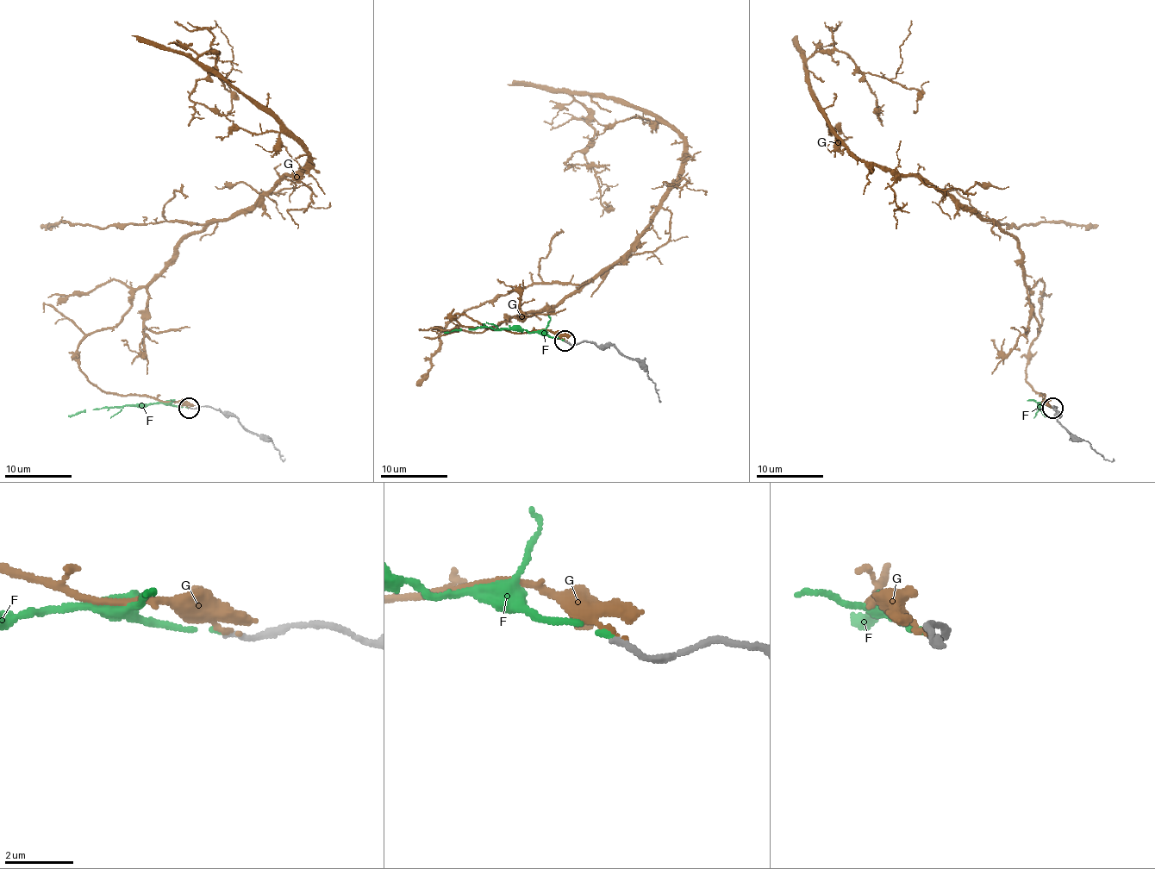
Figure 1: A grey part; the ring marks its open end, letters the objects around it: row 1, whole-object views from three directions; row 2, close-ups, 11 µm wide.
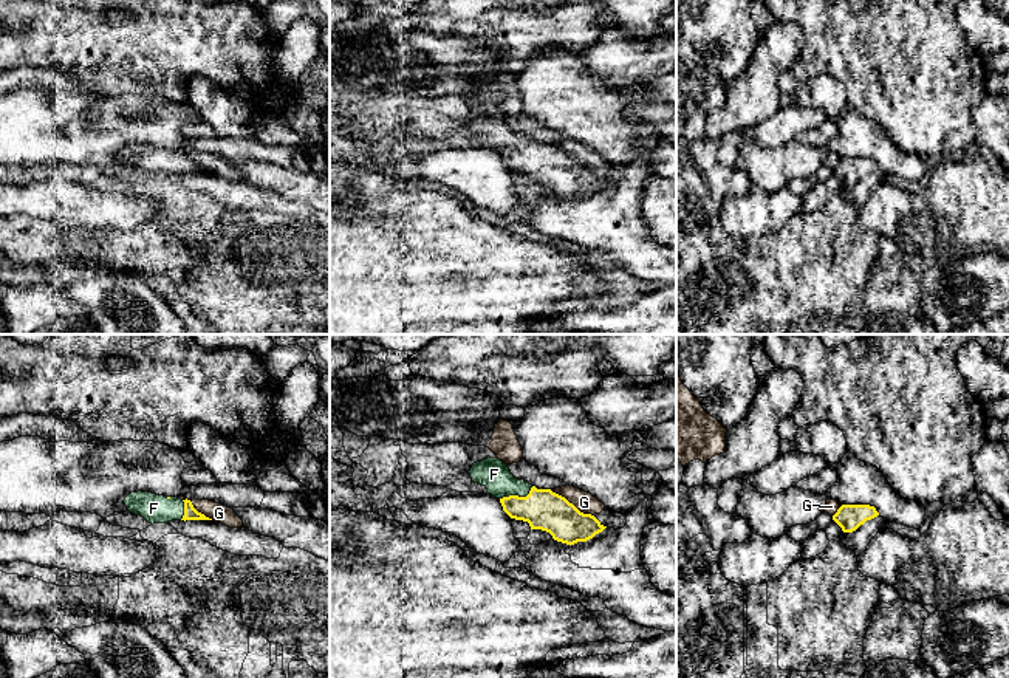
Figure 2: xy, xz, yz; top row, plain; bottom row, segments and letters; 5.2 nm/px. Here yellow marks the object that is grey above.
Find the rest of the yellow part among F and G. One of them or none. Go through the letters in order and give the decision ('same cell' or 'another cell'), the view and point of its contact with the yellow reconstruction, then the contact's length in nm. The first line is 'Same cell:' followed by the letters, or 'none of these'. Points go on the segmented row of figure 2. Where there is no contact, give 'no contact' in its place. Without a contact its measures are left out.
Same cell: F
F: same cell; meets yellow in xz at (516, 496); contact 200 nm long
G: another cell; meets yellow in xz at (571, 503); contact 280 nm long

